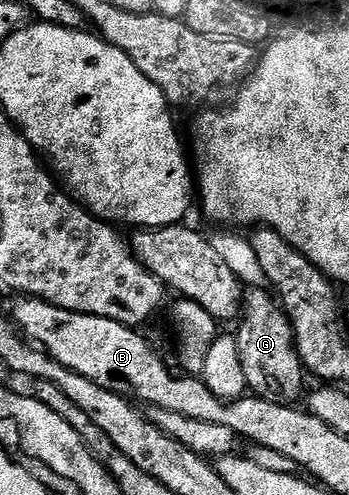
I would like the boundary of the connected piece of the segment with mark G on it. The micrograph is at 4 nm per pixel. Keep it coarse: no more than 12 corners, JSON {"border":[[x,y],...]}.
{"border":[[265,287],[245,289],[234,341],[247,389],[303,395],[294,328]]}

